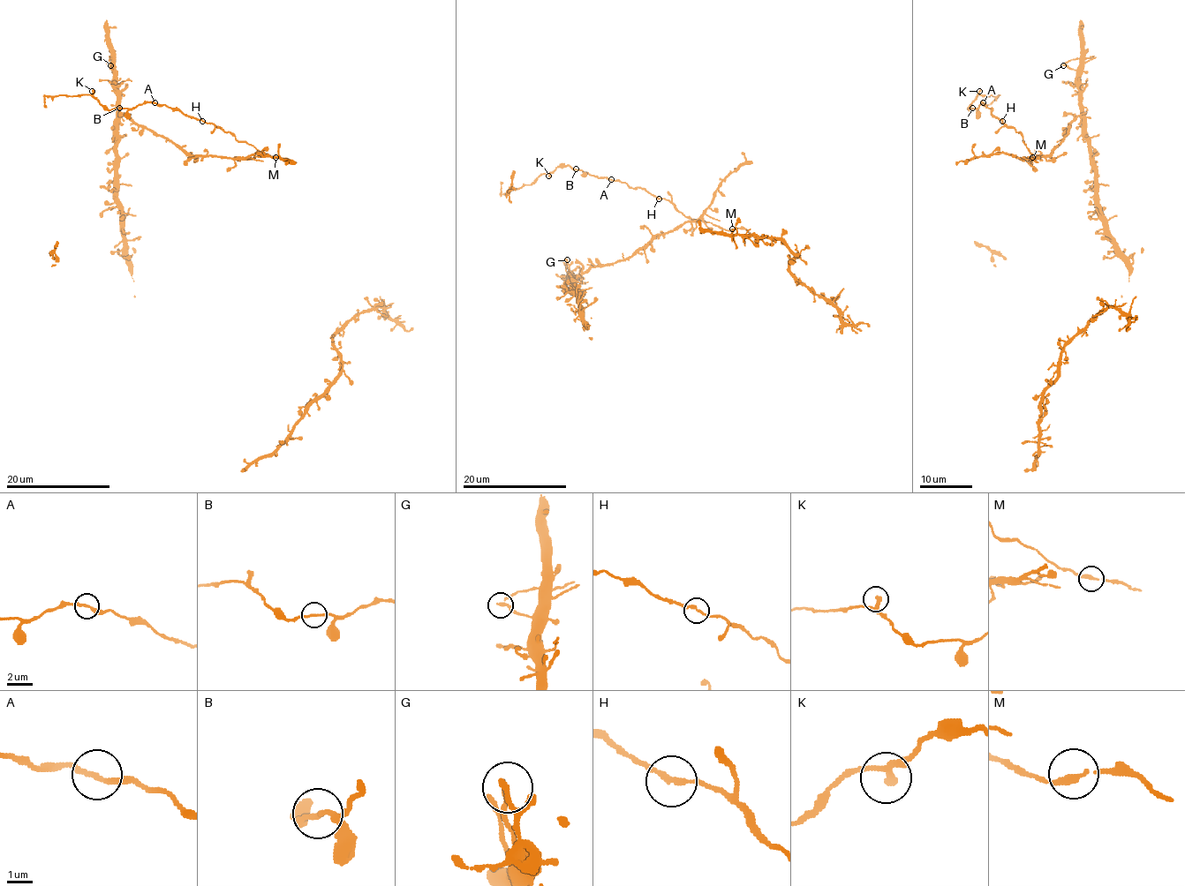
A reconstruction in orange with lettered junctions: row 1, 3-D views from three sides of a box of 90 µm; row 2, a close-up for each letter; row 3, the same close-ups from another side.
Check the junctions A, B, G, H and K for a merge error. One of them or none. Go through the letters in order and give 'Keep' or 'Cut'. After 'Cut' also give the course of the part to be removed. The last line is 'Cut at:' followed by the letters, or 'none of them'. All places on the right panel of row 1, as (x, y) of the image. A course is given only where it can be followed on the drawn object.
A: Keep
B: Keep
G: Keep
H: Keep
K: Keep
Cut at: none of them

